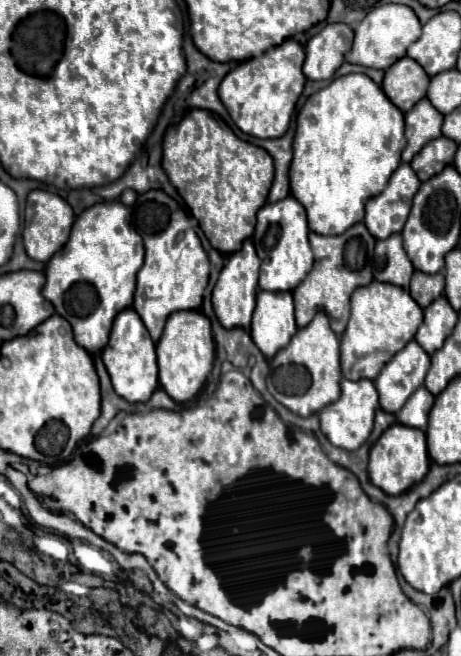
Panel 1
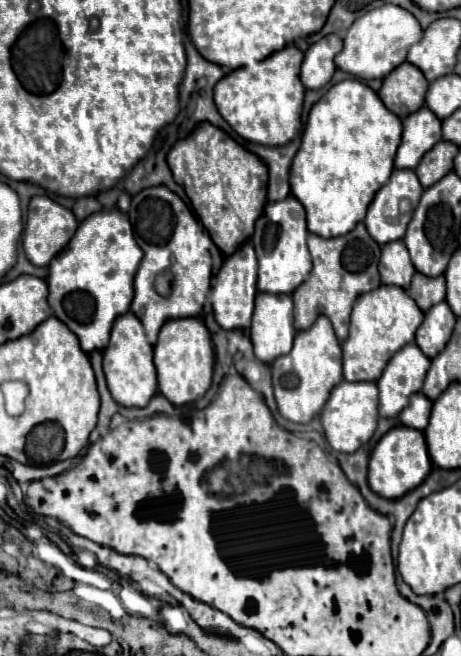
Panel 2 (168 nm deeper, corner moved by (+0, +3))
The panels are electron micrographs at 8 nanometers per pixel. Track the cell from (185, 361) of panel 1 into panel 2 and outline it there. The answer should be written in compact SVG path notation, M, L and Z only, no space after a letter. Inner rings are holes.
M172 318L162 326L154 346L154 366L158 372L158 390L174 404L182 406L206 394L212 384L214 348L210 332L200 318Z

